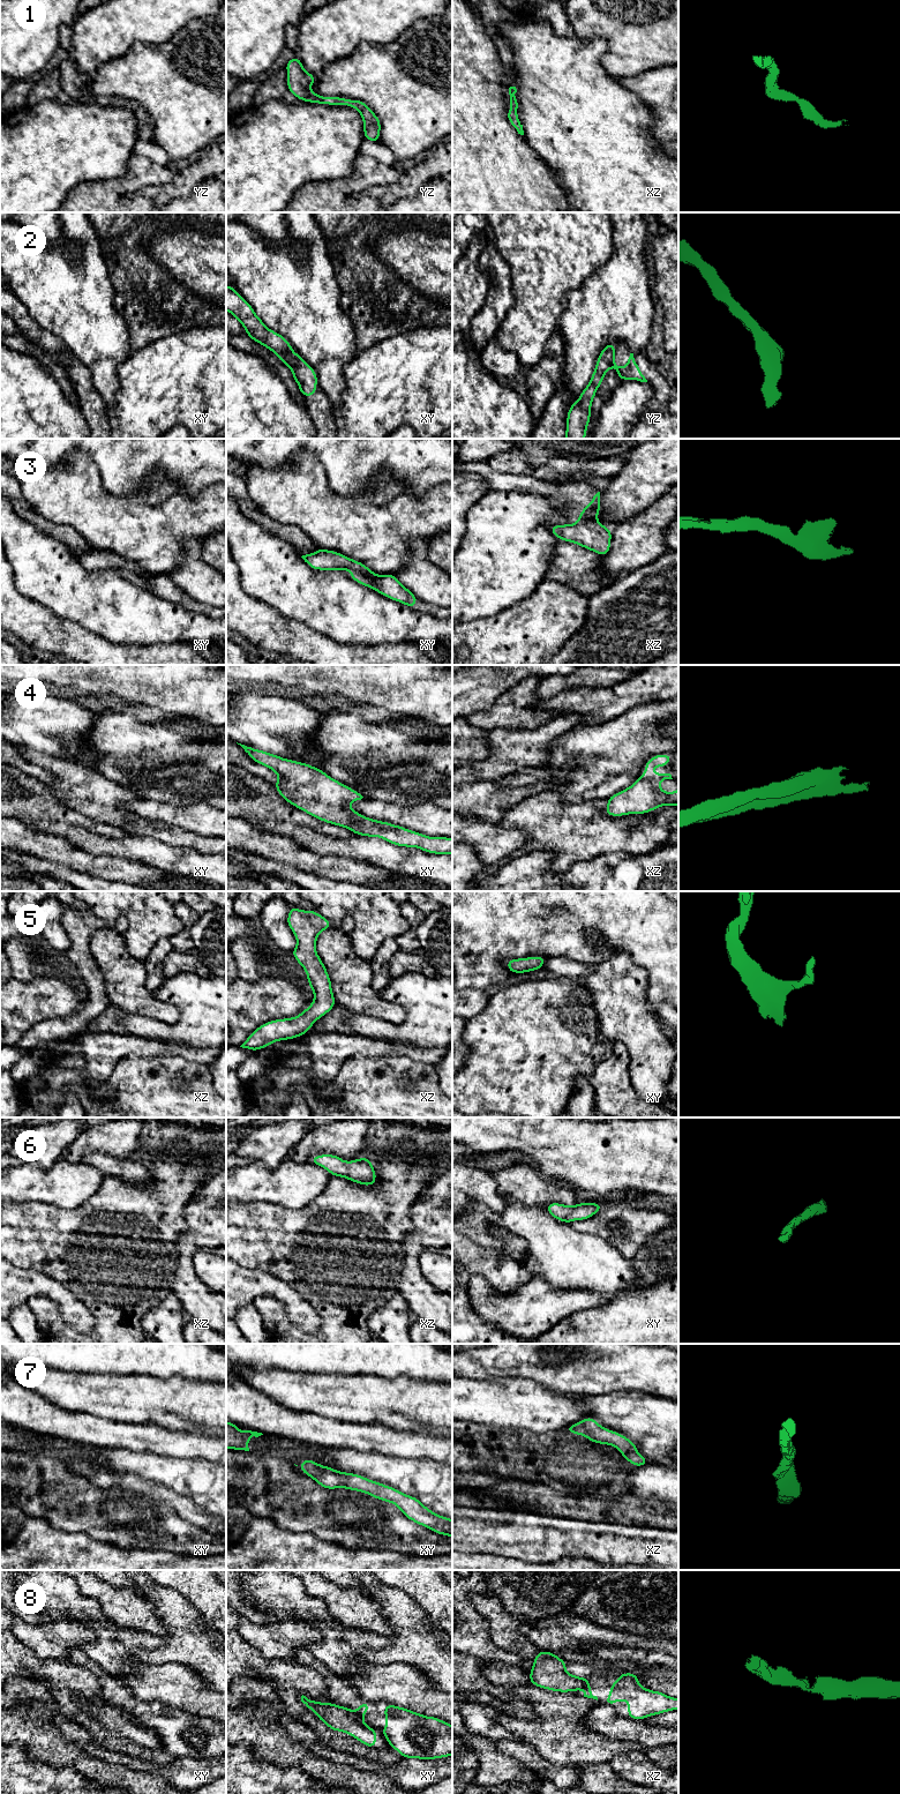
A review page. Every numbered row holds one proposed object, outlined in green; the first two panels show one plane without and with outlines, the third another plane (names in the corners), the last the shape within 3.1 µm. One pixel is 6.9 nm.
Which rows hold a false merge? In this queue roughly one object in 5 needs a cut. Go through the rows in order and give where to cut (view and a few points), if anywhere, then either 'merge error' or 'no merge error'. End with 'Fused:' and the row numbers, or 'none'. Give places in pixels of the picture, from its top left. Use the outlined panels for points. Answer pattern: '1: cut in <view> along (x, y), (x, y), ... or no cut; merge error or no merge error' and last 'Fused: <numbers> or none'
1: no cut; no merge error
2: cut in xy along (297, 354), (287, 358), (284, 363); merge error
3: cut in xy along (352, 569), (369, 576), (375, 575); merge error
4: no cut; no merge error
5: no cut; no merge error
6: no cut; no merge error
7: no cut; no merge error
8: cut in xy along (355, 1712), (361, 1717); merge error
Fused: 2, 3, 8

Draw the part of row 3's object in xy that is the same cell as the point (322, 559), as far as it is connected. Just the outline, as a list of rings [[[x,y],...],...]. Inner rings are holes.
[[[317,547],[317,551],[315,553],[306,554],[301,558],[312,569],[340,571],[348,569],[359,571],[369,577],[374,577],[376,575],[362,562],[347,558],[336,551],[329,551]]]

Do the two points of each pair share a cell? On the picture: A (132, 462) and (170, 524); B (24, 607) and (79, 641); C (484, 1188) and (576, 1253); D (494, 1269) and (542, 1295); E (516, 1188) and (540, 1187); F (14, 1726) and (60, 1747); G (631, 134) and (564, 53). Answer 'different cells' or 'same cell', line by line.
A: different cells
B: same cell
C: different cells
D: different cells
E: same cell
F: same cell
G: same cell

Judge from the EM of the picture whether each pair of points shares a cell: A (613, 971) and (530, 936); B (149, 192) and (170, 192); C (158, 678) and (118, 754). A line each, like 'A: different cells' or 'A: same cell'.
A: different cells
B: same cell
C: different cells

